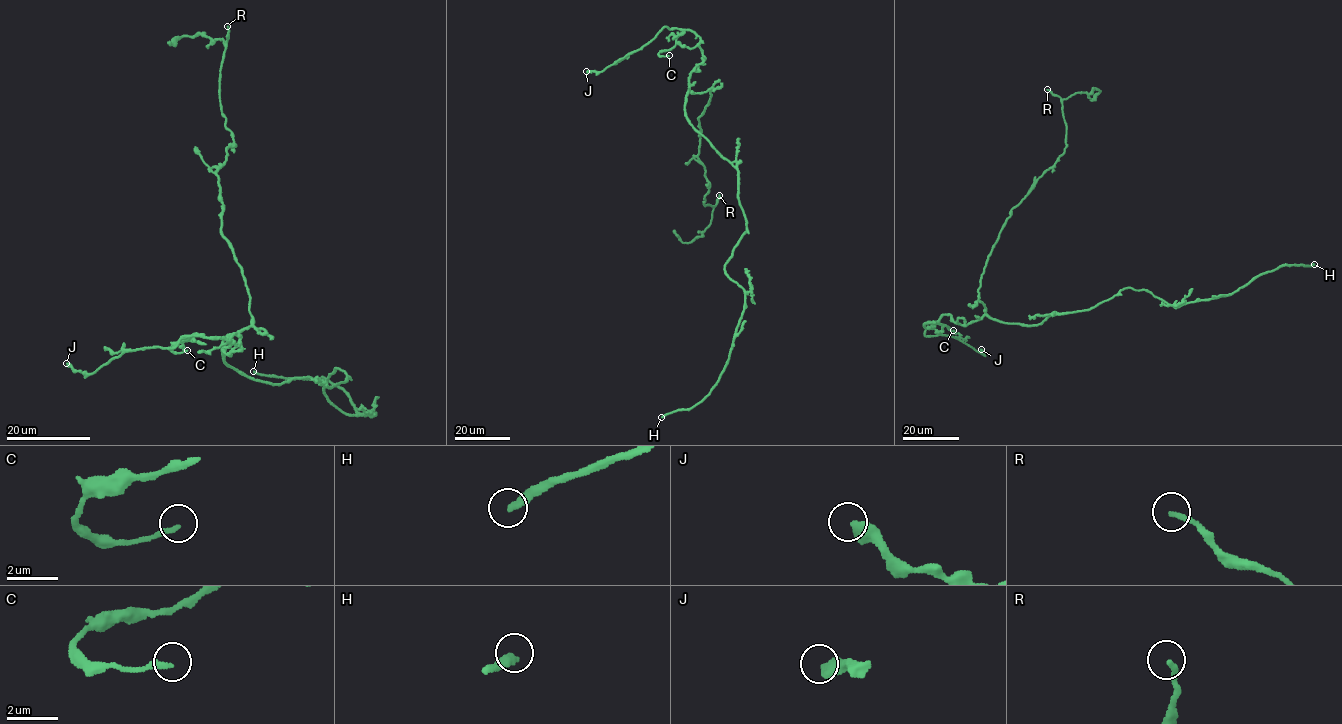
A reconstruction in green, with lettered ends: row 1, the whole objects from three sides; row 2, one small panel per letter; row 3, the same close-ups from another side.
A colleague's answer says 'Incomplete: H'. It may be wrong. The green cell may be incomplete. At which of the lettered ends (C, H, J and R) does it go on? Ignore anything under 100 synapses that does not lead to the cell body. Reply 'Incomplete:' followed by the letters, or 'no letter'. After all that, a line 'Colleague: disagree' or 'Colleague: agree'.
Incomplete: H
Colleague: agree

